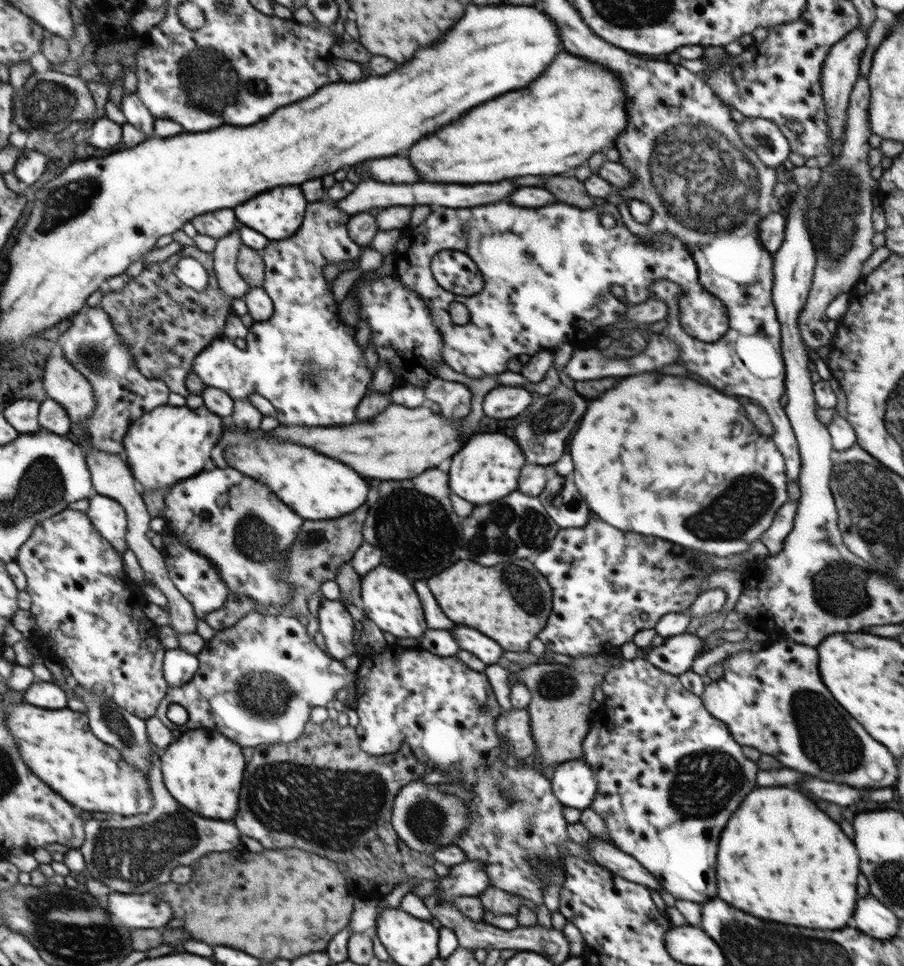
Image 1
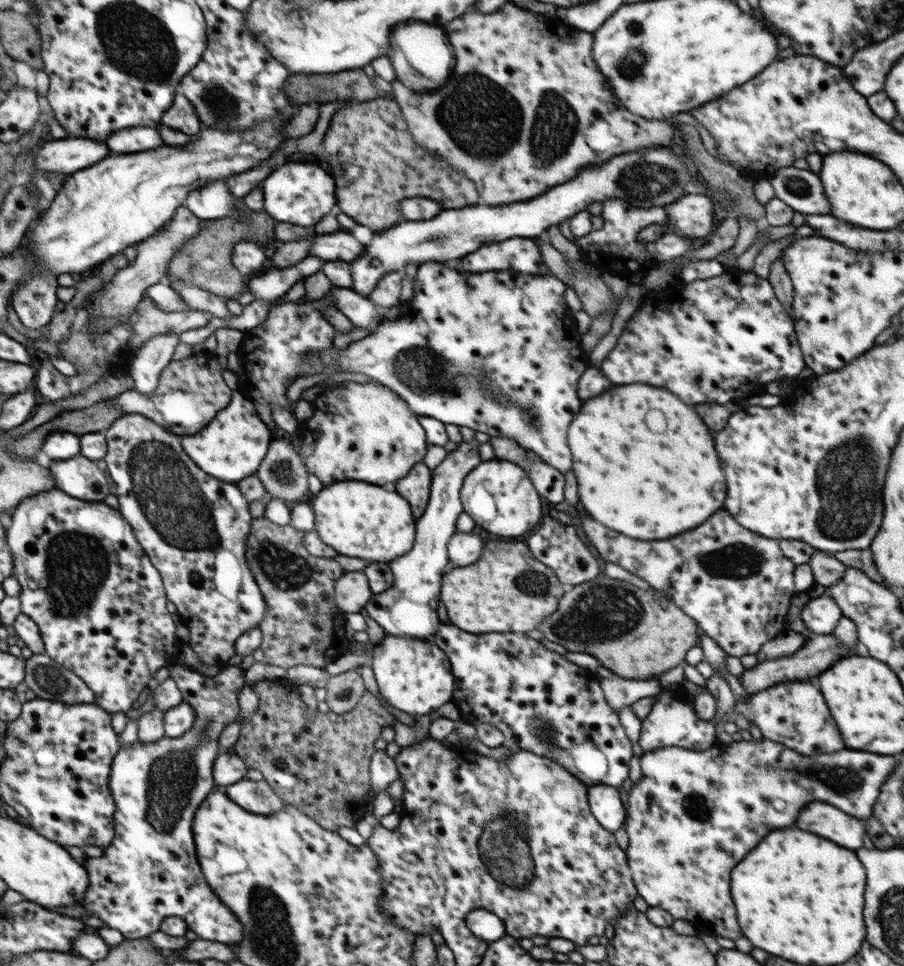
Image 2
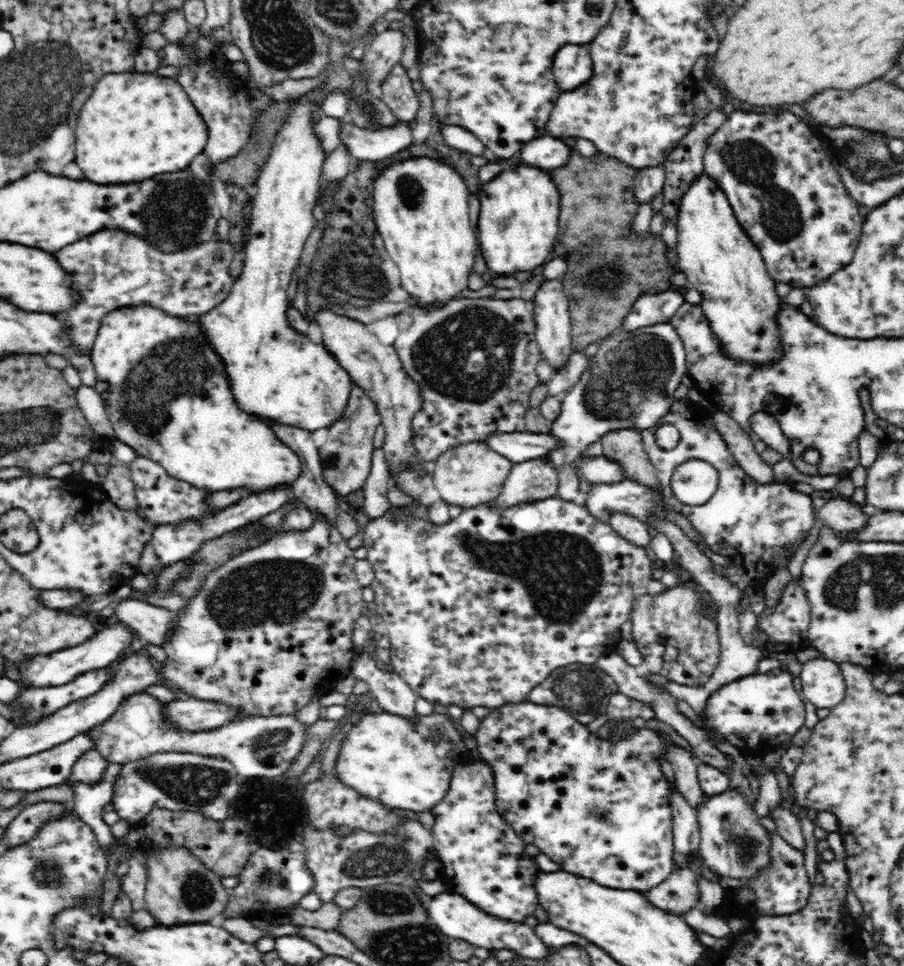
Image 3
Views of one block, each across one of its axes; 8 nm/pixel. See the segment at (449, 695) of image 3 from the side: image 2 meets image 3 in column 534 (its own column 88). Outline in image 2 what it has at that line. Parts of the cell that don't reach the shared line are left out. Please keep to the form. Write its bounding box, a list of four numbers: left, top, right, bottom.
[6,490,178,715]

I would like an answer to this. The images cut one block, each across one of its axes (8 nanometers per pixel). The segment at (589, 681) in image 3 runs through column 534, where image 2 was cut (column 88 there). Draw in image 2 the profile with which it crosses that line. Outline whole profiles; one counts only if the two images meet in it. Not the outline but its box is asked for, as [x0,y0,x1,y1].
[25,654,94,704]

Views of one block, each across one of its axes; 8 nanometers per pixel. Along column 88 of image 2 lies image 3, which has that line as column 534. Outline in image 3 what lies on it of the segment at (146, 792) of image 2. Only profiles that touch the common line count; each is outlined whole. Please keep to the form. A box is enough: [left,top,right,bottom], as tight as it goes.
[430,760,539,922]

